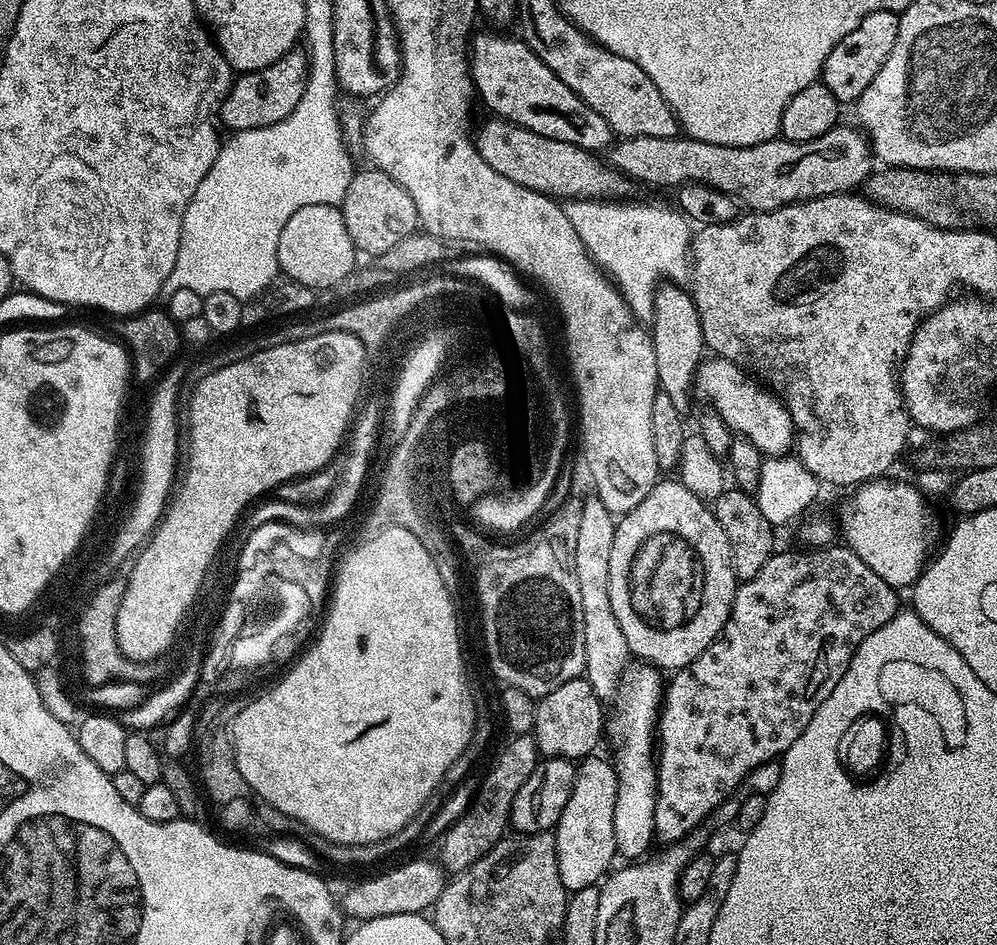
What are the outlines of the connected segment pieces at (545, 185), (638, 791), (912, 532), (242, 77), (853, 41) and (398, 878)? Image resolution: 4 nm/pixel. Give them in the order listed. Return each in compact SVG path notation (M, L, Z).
M488 118L477 132L475 129L474 143L486 166L498 170L502 178L510 178L510 182L518 182L518 186L541 192L543 196L564 196L565 201L620 200L634 188L633 181L597 153L570 146L570 142L542 138L542 134L534 134L534 130L526 130L508 120Z
M629 663L620 675L620 689L614 700L614 720L609 719L607 731L612 732L616 747L614 763L618 778L618 798L614 798L614 838L617 853L629 852L636 858L654 844L654 802L656 801L656 757L654 745L658 740L658 717L666 687L661 673L651 664Z
M881 478L870 480L867 484L861 484L855 489L856 492L840 508L839 529L844 530L843 543L882 578L890 587L897 590L911 589L920 573L924 571L929 563L928 551L936 540L936 516L928 509L929 502L926 496L915 483L903 484L900 480L888 480L892 478Z
M293 50L286 53L278 62L266 66L262 70L245 72L237 75L232 81L232 87L224 95L224 100L218 109L218 120L230 128L233 133L250 130L256 127L270 126L286 118L294 106L301 101L302 92L306 89L308 60L305 53Z
M886 10L872 12L862 18L862 22L858 22L858 26L854 26L854 30L850 30L850 34L846 34L846 38L842 38L838 46L834 46L834 50L830 50L824 63L822 83L828 87L830 94L834 94L836 100L854 102L860 97L862 90L866 90L866 86L874 82L874 74L882 70L882 62L886 62L886 58L890 58L890 50L894 50L899 21L897 13Z
M412 860L409 864L400 864L397 868L392 868L389 872L384 872L381 876L372 876L369 880L364 880L361 884L356 884L348 893L342 896L342 911L345 917L353 921L363 922L374 918L386 918L390 914L414 914L415 912L424 914L435 905L436 899L442 894L446 883L446 873L439 863L428 860Z

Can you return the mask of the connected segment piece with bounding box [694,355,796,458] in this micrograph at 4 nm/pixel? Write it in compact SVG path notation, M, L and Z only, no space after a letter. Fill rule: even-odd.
M717 355L705 359L696 371L694 392L699 399L701 396L704 402L712 405L731 433L754 442L754 446L758 446L765 457L782 456L793 451L796 427L792 424L786 406L775 392L734 362Z

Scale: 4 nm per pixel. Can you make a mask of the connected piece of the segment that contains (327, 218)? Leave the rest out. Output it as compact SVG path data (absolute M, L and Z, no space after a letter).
M334 205L302 206L296 213L291 214L286 226L282 226L281 237L278 238L277 262L279 271L294 282L302 282L307 288L324 290L340 284L351 277L352 271L358 264L358 253L350 233L346 231L346 222L342 218L339 207Z

